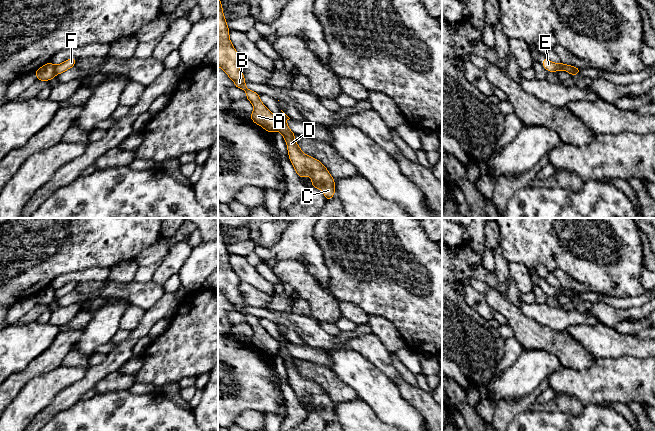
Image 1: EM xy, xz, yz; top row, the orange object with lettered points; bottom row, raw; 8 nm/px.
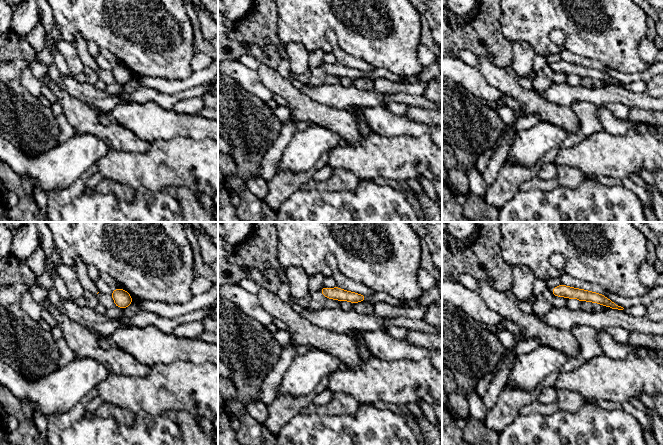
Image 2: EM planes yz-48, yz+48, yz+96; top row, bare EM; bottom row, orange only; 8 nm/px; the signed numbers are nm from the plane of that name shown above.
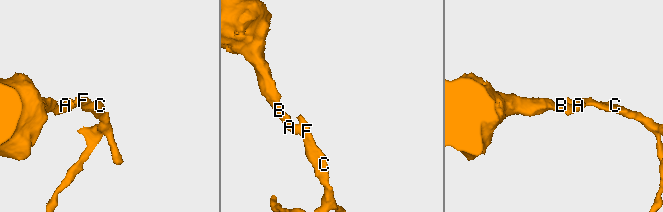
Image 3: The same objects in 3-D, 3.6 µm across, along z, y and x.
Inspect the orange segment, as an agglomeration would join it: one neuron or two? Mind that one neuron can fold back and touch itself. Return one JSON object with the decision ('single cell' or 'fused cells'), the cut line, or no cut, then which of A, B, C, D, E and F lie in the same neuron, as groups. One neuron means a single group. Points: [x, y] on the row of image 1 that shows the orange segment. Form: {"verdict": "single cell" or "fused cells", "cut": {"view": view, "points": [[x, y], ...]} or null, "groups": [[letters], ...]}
{"verdict": "fused cells", "cut": {"view": "xz", "points": [[280, 121], [277, 129]]}, "groups": [["A", "B"], ["C", "D", "E", "F"]]}

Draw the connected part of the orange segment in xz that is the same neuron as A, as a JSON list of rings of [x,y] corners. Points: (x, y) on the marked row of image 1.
[[[218,0],[218,66],[235,82],[235,88],[243,89],[247,93],[246,99],[254,106],[250,119],[263,127],[266,132],[275,132],[279,129],[280,120],[261,102],[259,94],[245,85],[244,75],[238,65],[241,57],[230,41],[230,29],[227,26],[222,6],[221,1]]]

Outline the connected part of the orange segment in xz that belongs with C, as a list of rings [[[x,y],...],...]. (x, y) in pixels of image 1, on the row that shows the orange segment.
[[[284,112],[283,114],[284,120],[280,121],[278,130],[287,143],[289,159],[294,166],[296,173],[300,179],[306,175],[310,176],[312,179],[312,188],[322,189],[323,195],[326,200],[329,201],[334,197],[335,180],[322,162],[304,154],[300,150],[299,144],[294,140],[296,134],[289,129],[286,123],[290,118]]]

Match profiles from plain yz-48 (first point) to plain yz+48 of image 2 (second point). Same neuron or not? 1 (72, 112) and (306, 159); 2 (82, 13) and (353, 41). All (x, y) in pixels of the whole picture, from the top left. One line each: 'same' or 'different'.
1: different
2: same

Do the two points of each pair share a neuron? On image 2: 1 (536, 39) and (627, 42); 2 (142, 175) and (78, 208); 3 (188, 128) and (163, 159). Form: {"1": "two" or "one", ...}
{"1": "one", "2": "two", "3": "two"}

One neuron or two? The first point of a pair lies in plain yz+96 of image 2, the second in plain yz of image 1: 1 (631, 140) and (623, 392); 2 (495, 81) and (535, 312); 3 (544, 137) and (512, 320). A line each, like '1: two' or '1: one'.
1: one
2: two
3: two

